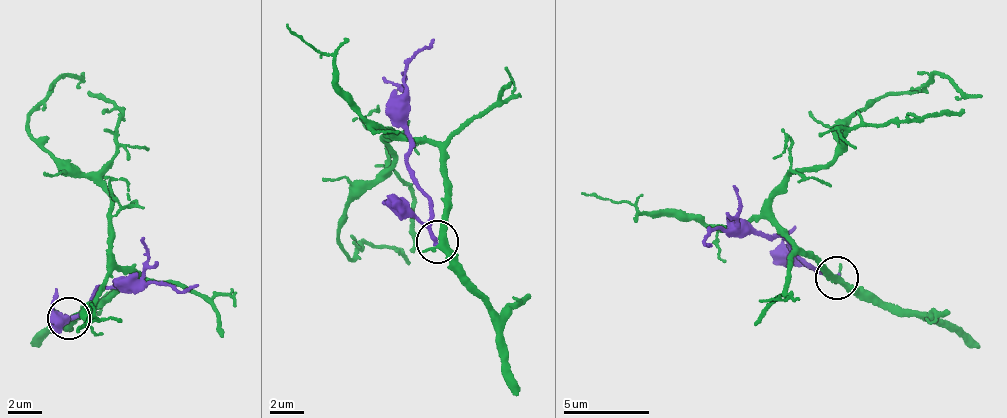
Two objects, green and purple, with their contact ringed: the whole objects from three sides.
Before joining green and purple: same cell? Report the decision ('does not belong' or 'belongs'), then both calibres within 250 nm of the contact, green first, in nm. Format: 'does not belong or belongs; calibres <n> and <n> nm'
does not belong; calibres 360 and 260 nm

